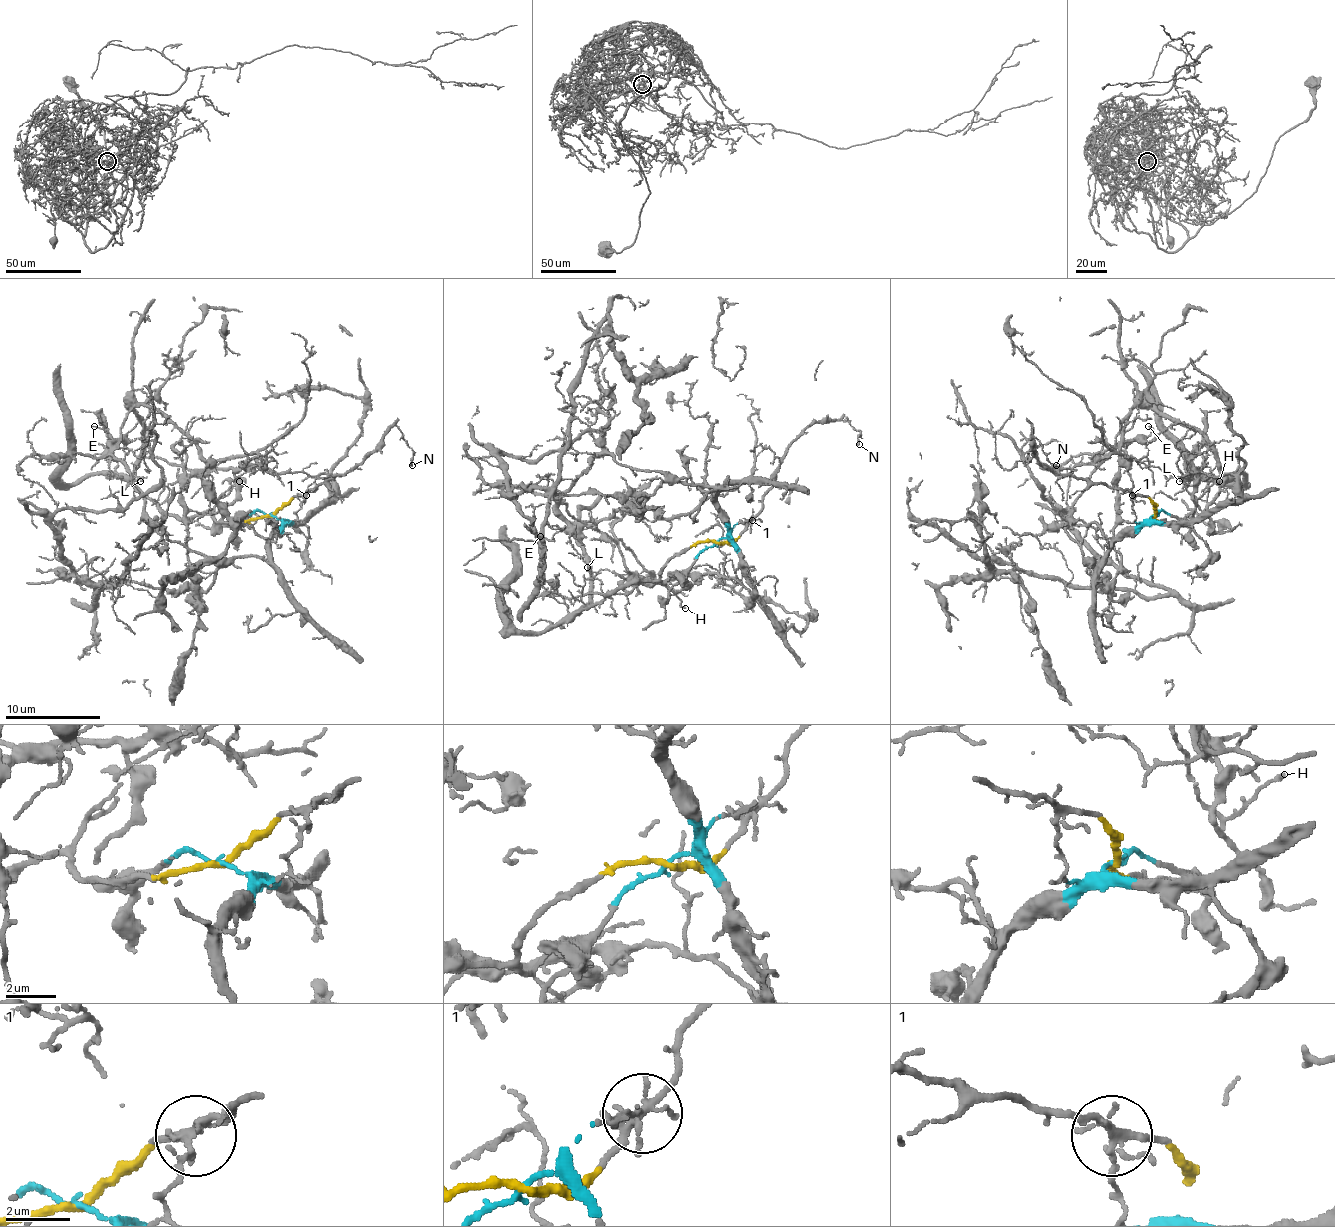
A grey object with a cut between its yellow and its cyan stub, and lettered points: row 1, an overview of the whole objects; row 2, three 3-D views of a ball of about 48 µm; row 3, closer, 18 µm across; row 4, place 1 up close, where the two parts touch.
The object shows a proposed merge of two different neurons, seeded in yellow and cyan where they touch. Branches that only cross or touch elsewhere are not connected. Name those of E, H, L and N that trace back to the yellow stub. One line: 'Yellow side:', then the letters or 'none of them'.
Yellow side: H, L, N

